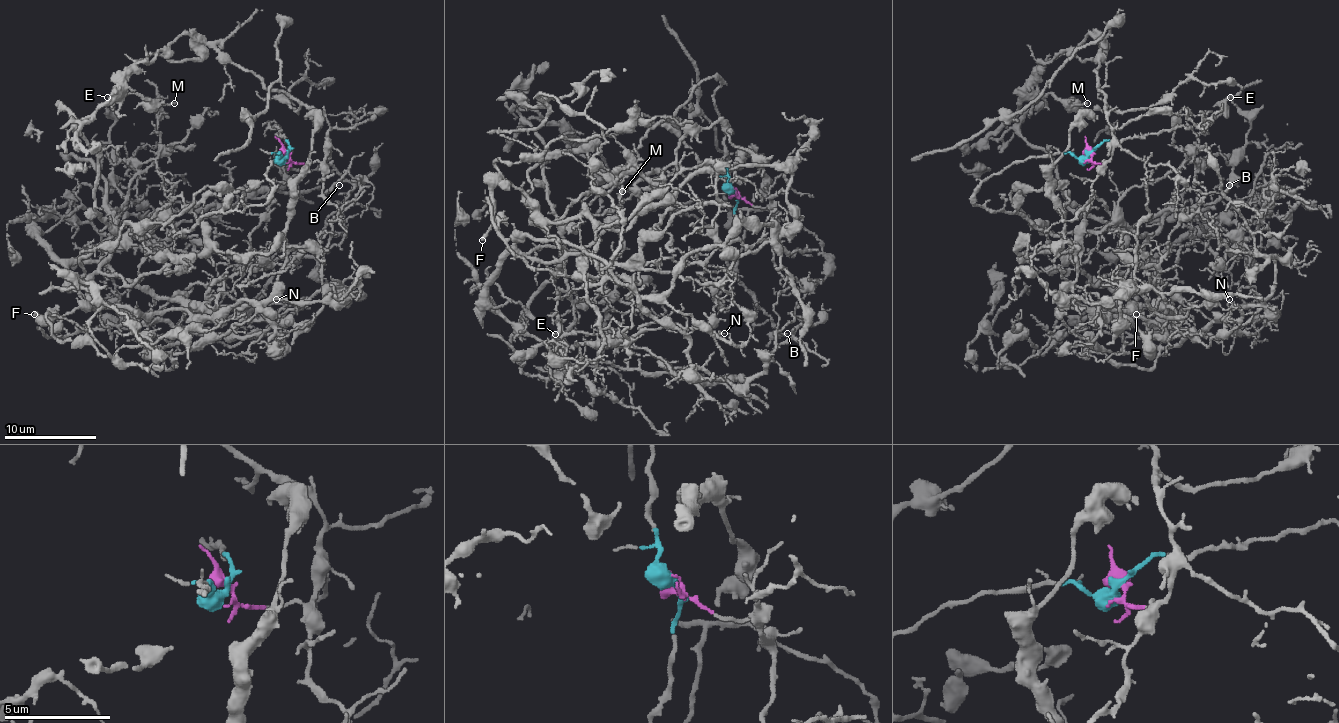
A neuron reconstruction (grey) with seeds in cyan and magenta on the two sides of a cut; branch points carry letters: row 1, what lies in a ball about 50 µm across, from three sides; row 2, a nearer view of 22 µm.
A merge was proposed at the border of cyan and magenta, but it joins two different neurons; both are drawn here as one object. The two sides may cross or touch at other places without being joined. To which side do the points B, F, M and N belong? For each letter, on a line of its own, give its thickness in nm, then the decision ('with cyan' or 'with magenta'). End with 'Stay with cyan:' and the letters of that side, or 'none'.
B: 150 nm | with magenta
F: 320 nm | with cyan
M: 140 nm | with magenta
N: 100 nm | with cyan
Stay with cyan: F, N

